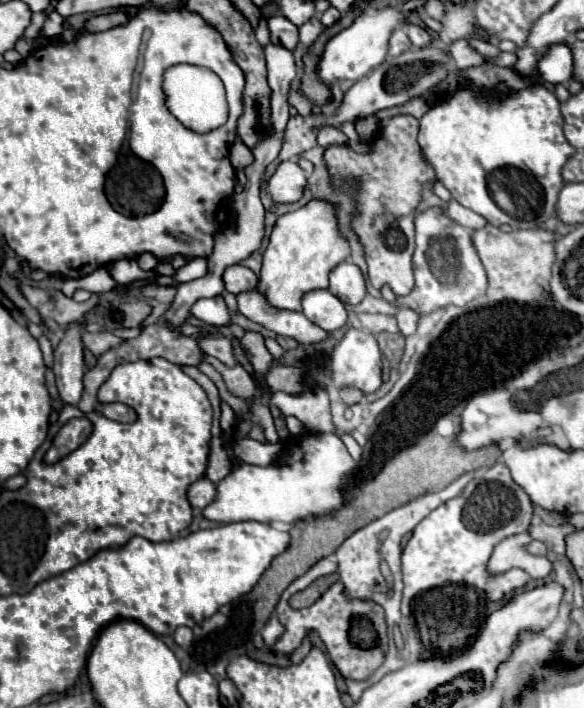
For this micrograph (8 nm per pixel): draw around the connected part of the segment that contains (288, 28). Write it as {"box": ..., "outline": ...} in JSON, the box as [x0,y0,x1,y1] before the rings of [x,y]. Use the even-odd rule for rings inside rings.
{"box":[267,16,299,51],"outline":[[[274,16],[267,20],[270,31],[270,40],[274,44],[282,44],[293,51],[299,42],[298,27],[286,18],[286,16]]]}

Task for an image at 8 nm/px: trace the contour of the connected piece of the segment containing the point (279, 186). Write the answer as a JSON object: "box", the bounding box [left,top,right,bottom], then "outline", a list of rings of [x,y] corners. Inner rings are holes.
{"box":[268,160,306,202],"outline":[[[288,160],[288,162],[282,162],[274,176],[268,180],[268,194],[272,196],[274,202],[298,202],[304,194],[304,186],[306,186],[306,176],[304,176],[304,170]]]}

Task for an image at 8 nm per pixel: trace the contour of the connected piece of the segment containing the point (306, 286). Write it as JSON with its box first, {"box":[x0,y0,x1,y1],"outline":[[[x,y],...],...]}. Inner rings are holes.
{"box":[256,200,350,310],"outline":[[[312,200],[296,212],[280,216],[270,234],[268,248],[262,256],[262,270],[256,290],[276,310],[302,310],[302,296],[312,290],[328,288],[328,274],[340,262],[350,258],[346,240],[338,232],[338,220],[328,202]]]}

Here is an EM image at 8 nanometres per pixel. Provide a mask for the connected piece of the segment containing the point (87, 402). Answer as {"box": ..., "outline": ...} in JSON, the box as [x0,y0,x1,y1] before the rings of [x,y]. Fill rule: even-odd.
{"box":[78,324,204,423],"outline":[[[152,324],[152,326],[146,326],[142,330],[142,334],[134,340],[124,340],[120,346],[112,348],[110,352],[102,354],[96,362],[96,366],[92,370],[88,370],[84,374],[84,394],[78,403],[78,408],[85,414],[88,414],[92,411],[97,411],[107,418],[112,418],[112,420],[119,421],[121,423],[133,423],[137,419],[137,415],[134,412],[104,412],[108,410],[103,403],[96,400],[96,392],[98,388],[108,380],[110,372],[118,366],[118,364],[124,364],[124,362],[138,362],[138,360],[148,360],[148,358],[166,358],[168,362],[172,364],[178,364],[178,366],[198,366],[204,358],[204,352],[200,349],[200,338],[204,337],[204,334],[196,334],[192,336],[184,336],[178,334],[178,332],[172,332],[160,324]]]}

